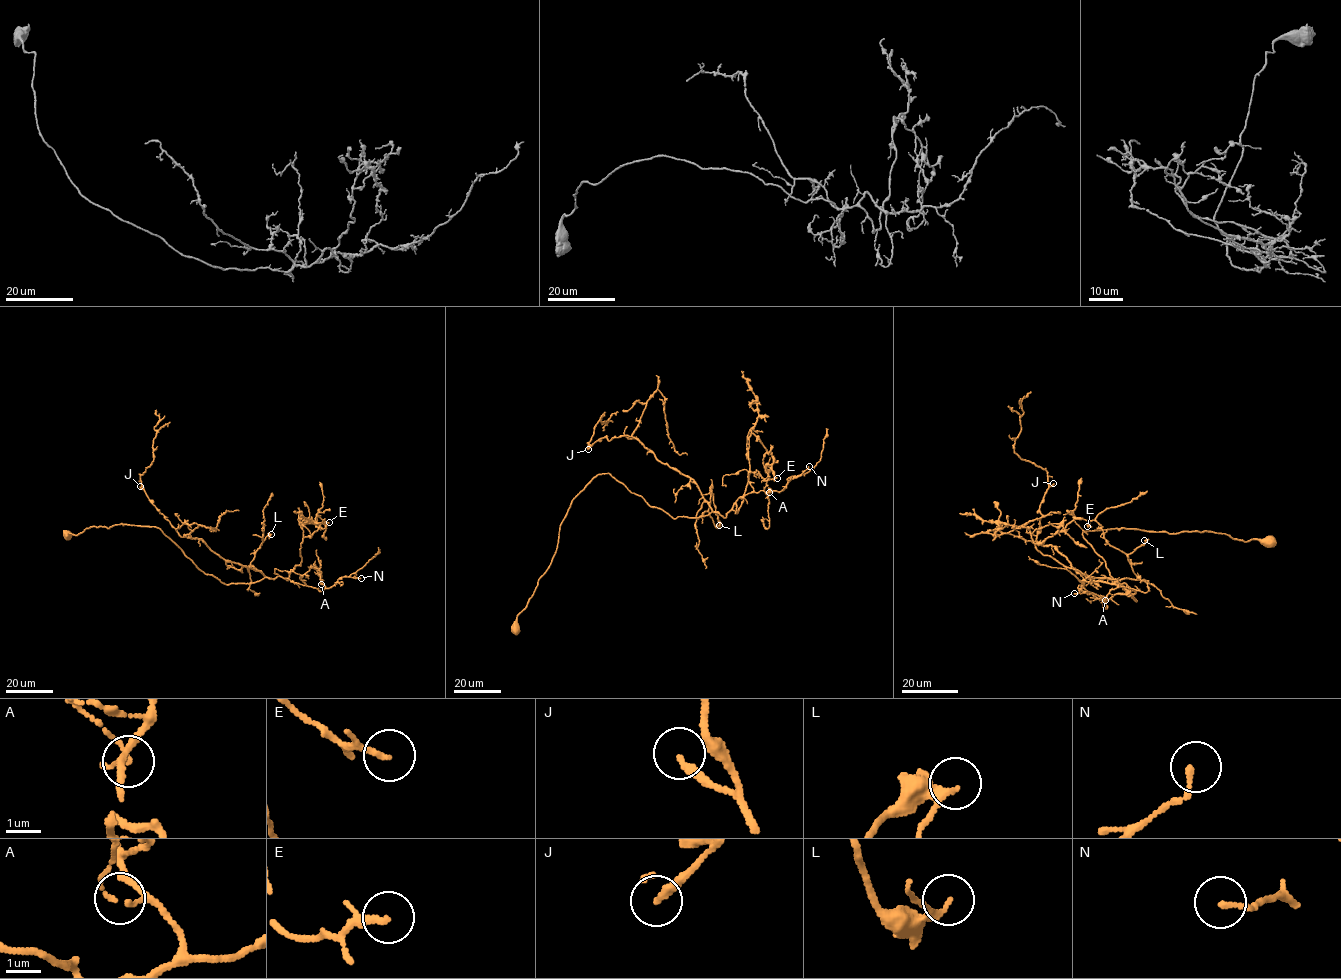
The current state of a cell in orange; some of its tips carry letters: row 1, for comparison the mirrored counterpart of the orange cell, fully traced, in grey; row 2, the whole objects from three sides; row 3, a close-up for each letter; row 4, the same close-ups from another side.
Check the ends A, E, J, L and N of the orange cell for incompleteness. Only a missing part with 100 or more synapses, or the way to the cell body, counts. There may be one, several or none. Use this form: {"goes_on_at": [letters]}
{"goes_on_at": []}

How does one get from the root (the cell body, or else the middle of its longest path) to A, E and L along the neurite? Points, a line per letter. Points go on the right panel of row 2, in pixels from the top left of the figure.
A: (1269, 543), (1205, 531), (1084, 531), (1136, 601), (1134, 590), (1114, 594), (1106, 608), (1105, 600)
E: (1269, 543), (1084, 531), (1136, 601), (1119, 593), (1124, 583), (1034, 544), (1075, 519), (1087, 526)
L: (1269, 543), (1205, 531), (1112, 528), (1082, 534), (1136, 601), (1117, 582), (1137, 578), (1128, 555), (1144, 540)

